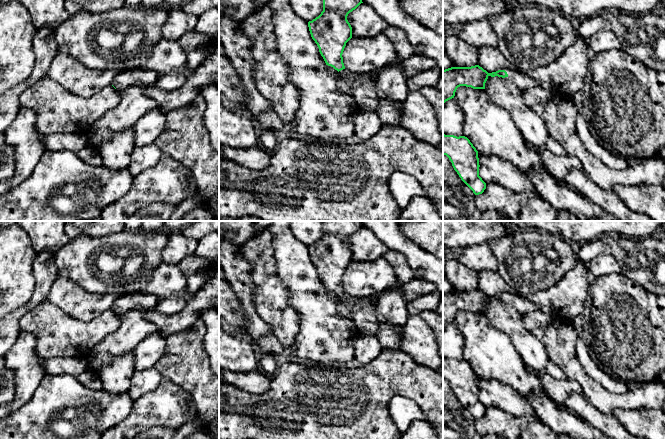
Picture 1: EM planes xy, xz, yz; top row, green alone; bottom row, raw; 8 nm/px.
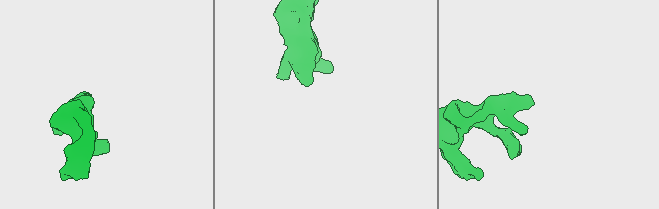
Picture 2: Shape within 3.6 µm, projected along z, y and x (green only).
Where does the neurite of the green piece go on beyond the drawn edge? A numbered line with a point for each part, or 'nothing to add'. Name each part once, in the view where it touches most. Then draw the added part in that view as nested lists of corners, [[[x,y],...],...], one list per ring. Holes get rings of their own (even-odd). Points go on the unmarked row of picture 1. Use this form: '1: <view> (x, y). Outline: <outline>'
1: xz (365, 316). Outline: [[[347,293],[339,295],[339,299],[350,307],[352,311],[351,320],[358,332],[374,336],[382,326],[377,304],[373,303],[370,297],[356,298]]]

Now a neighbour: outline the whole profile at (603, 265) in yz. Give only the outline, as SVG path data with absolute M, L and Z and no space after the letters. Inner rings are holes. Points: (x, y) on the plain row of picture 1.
M600 255L590 262L588 270L595 278L598 278L608 274L620 273L620 266L614 257Z

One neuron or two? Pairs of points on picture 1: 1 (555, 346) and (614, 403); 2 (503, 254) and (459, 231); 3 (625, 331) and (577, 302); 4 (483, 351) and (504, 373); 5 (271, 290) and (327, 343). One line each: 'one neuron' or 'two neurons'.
1: one neuron
2: two neurons
3: two neurons
4: one neuron
5: two neurons

